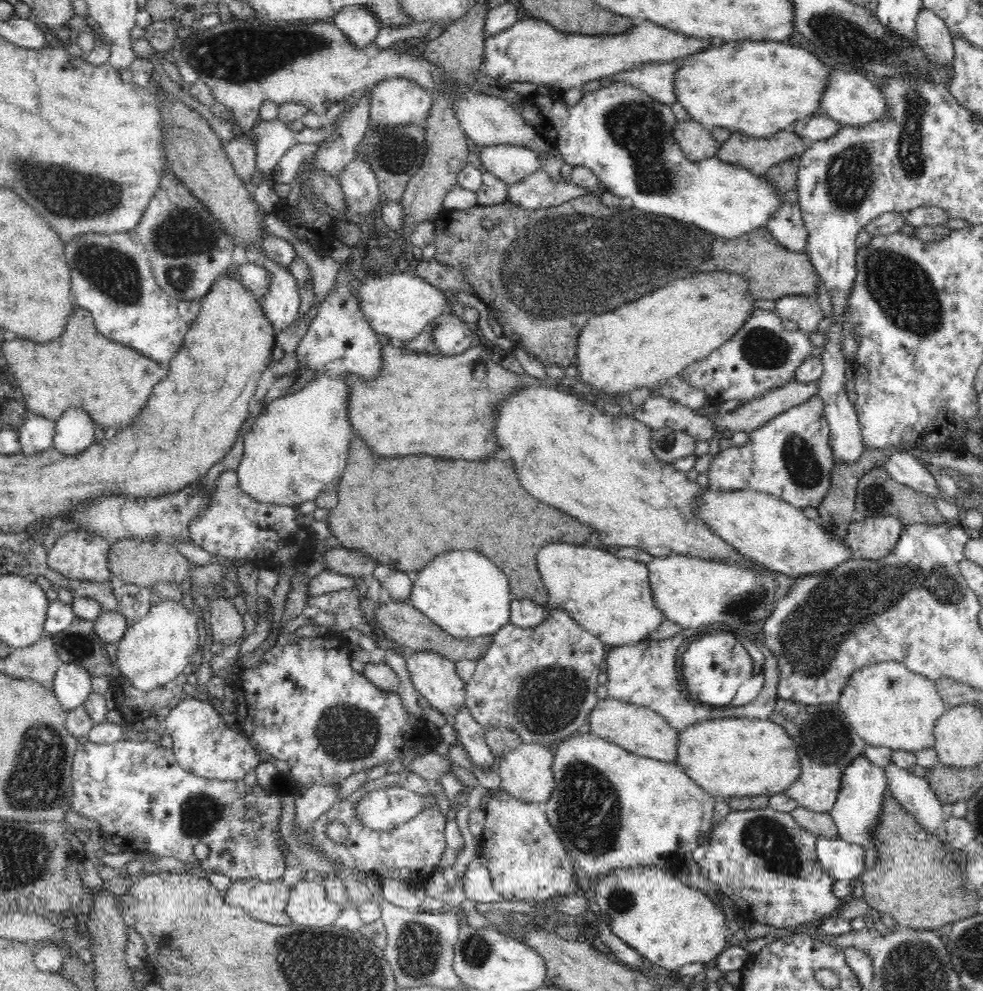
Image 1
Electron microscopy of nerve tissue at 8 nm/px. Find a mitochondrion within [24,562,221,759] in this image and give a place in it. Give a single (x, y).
(79, 648)

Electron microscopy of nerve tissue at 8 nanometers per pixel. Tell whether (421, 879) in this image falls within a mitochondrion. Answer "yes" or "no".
no

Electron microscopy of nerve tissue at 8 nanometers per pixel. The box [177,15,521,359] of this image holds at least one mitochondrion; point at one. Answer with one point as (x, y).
(224, 56)

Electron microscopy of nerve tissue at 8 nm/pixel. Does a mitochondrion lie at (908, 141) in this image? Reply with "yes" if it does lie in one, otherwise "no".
yes

